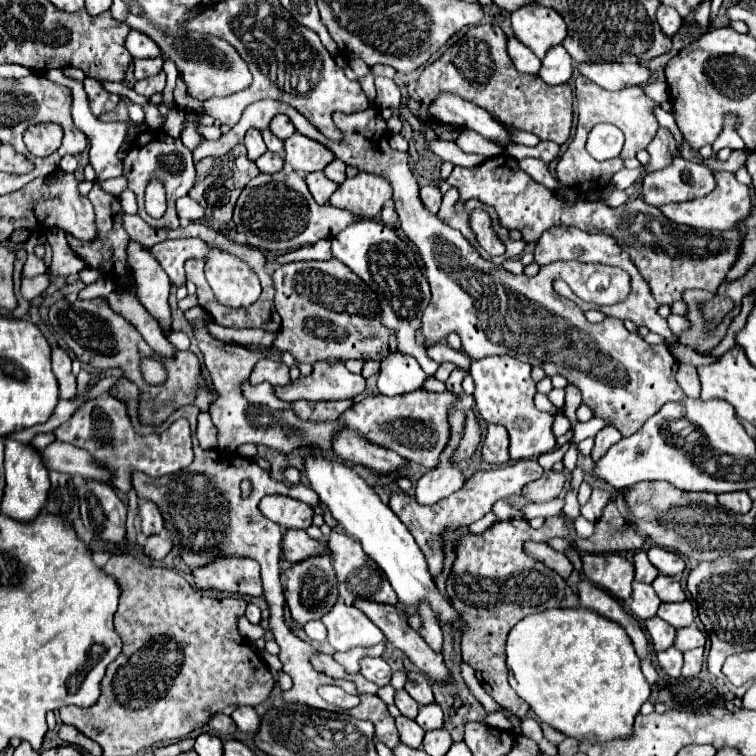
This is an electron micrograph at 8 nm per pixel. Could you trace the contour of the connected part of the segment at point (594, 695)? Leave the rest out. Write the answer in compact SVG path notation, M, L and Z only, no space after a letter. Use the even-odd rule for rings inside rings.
M586 607L552 609L540 615L524 617L508 633L506 667L510 671L512 689L530 705L540 721L552 725L568 737L584 739L588 743L628 737L632 733L634 717L652 691L640 671L640 659L626 631L618 623L604 619Z

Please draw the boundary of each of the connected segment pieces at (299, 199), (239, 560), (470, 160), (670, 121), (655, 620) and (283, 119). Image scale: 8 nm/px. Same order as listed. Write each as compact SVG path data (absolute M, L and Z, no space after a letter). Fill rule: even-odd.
M280 171L272 175L260 173L258 177L248 181L234 207L236 231L246 235L248 245L262 251L280 251L280 253L312 245L320 239L332 239L344 227L354 223L354 219L356 217L346 209L338 209L330 203L318 205L310 195L304 177L300 177L296 171L292 173Z
M220 557L208 565L192 569L194 583L208 591L226 591L240 593L248 597L262 597L262 581L260 581L260 565L250 557Z
M436 138L428 141L427 144L434 154L444 161L451 162L455 166L474 167L487 160L484 155L463 152L454 141L445 141Z
M654 107L654 117L656 117L656 121L662 125L662 127L668 127L672 133L674 133L674 137L676 137L676 141L680 143L680 131L678 131L678 127L676 127L676 121L674 121L674 117L672 117L672 113L668 113L668 111L664 111L662 107Z
M652 617L646 621L646 629L652 637L652 647L654 651L664 651L668 647L672 647L674 643L674 635L676 635L676 629L668 623L664 623L660 617Z
M276 115L270 121L270 131L278 137L278 139L288 139L296 129L292 127L292 121L286 115Z

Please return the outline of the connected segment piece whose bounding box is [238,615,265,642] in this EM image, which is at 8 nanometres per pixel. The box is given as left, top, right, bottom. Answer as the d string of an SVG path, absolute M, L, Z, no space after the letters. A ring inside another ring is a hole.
M244 615L238 619L238 629L243 637L252 642L265 636L265 630L260 625L251 624Z

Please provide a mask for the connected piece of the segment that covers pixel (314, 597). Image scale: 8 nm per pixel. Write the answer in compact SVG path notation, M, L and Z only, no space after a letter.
M322 555L320 559L308 559L308 563L296 563L282 575L286 577L284 579L286 603L290 607L294 621L298 621L300 625L308 623L310 619L322 619L334 607L338 599L338 581L330 557Z

